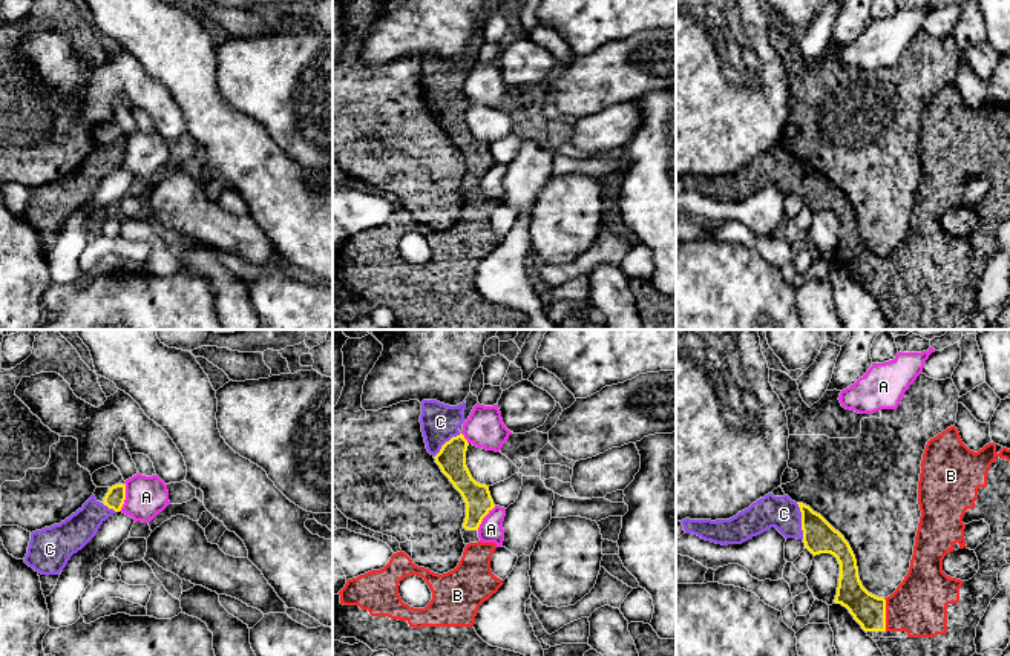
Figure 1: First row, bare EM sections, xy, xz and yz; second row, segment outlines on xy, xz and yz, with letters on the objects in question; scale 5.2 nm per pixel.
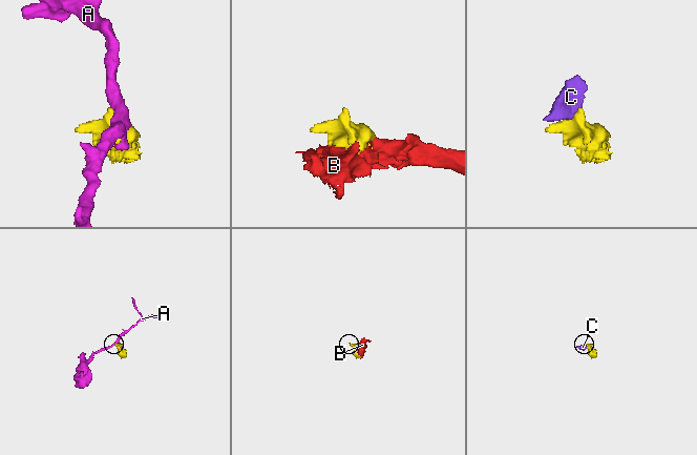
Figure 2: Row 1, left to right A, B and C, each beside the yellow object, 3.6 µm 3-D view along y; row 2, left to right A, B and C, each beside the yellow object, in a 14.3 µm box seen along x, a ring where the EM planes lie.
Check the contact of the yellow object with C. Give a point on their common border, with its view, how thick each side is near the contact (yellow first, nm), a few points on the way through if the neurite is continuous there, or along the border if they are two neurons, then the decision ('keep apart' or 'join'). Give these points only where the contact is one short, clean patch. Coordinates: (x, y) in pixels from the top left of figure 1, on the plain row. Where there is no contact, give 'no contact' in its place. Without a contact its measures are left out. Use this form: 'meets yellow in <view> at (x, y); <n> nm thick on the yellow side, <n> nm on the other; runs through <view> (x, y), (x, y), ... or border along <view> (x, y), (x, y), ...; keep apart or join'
meets yellow in yz at (802, 178); 170 nm thick on the yellow side, 170 nm on the other; runs through yz (819, 193), (802, 178), (783, 170); join

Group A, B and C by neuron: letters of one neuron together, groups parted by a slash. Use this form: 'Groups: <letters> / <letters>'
Groups: A / B C

